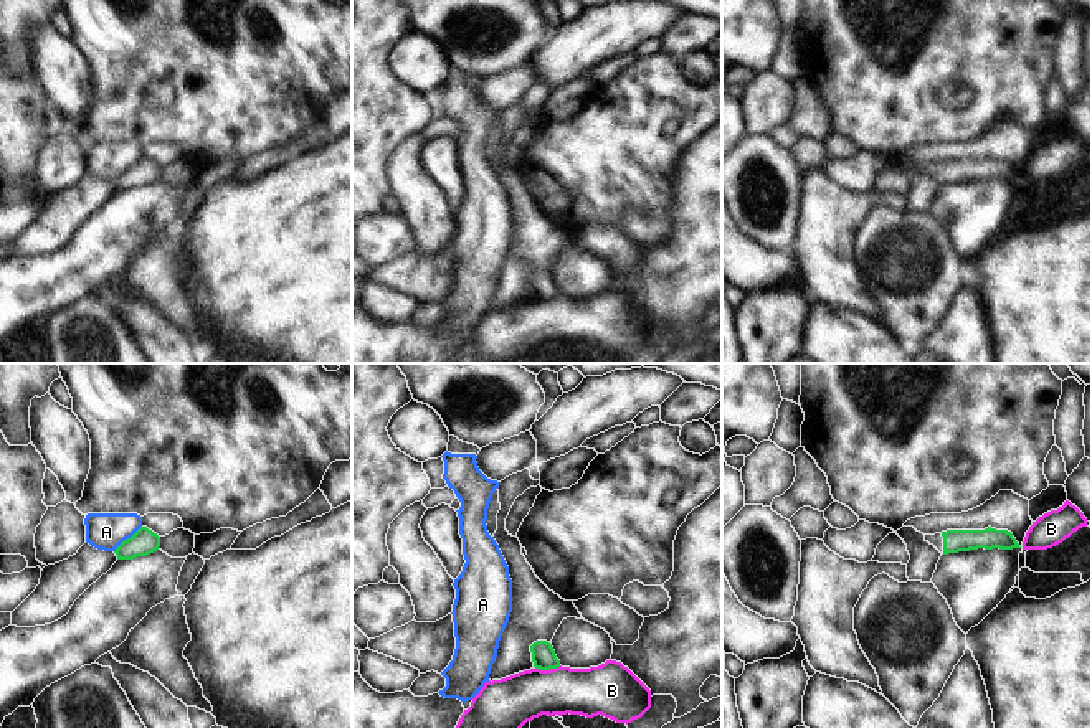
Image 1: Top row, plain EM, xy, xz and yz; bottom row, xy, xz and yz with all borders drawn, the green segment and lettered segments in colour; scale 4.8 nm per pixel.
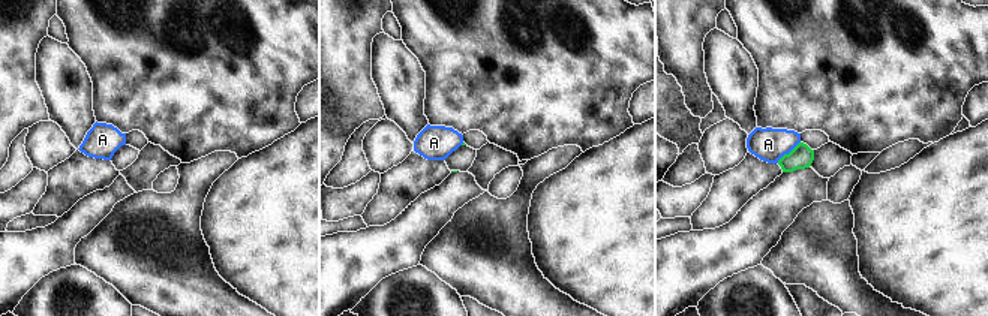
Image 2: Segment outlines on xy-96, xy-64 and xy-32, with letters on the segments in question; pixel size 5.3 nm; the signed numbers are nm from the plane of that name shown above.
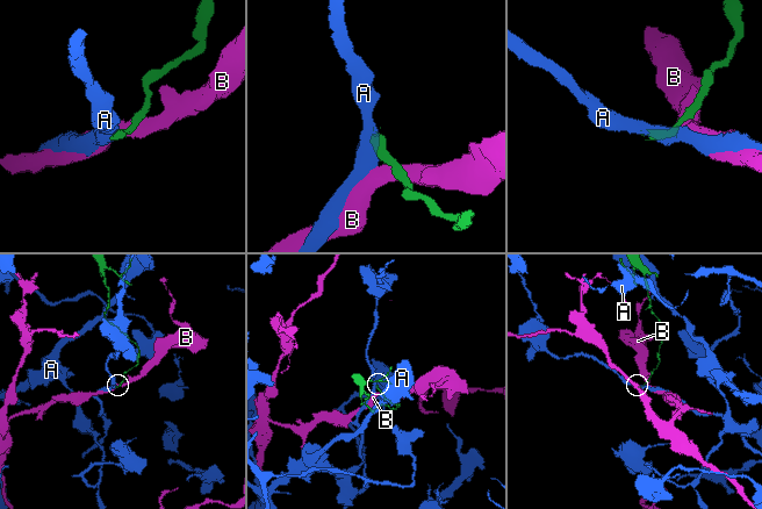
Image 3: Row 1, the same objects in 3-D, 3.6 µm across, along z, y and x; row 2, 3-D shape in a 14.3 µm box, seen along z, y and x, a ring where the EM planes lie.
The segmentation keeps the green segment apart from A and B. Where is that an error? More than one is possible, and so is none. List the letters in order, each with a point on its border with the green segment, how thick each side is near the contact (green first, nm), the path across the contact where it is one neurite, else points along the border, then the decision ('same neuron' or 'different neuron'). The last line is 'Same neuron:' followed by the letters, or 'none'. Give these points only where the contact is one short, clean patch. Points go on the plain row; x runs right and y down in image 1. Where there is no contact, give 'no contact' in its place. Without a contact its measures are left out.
A: xy (128, 169) | 130/180 nm | along xy (141, 156), (114, 182) | different neuron
B: xz (547, 299) | 120/240 nm | along xz (560, 296), (536, 299) | different neuron
Same neuron: none

